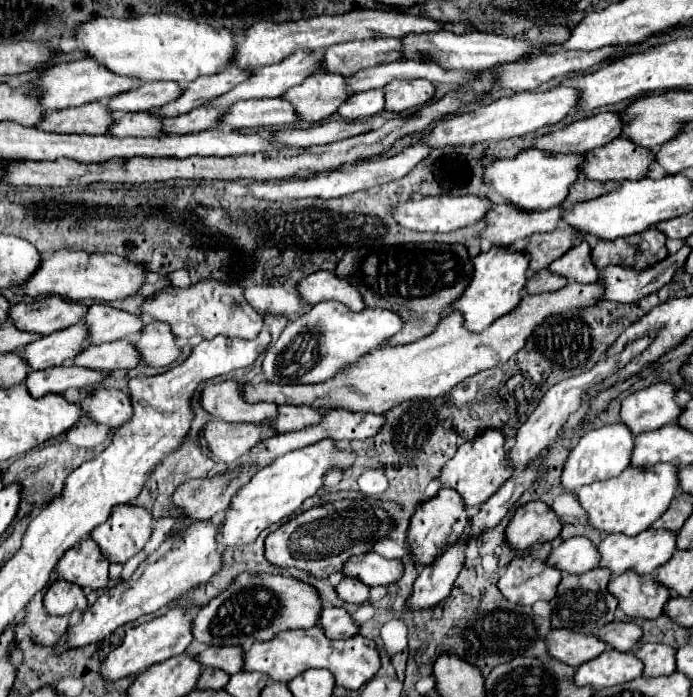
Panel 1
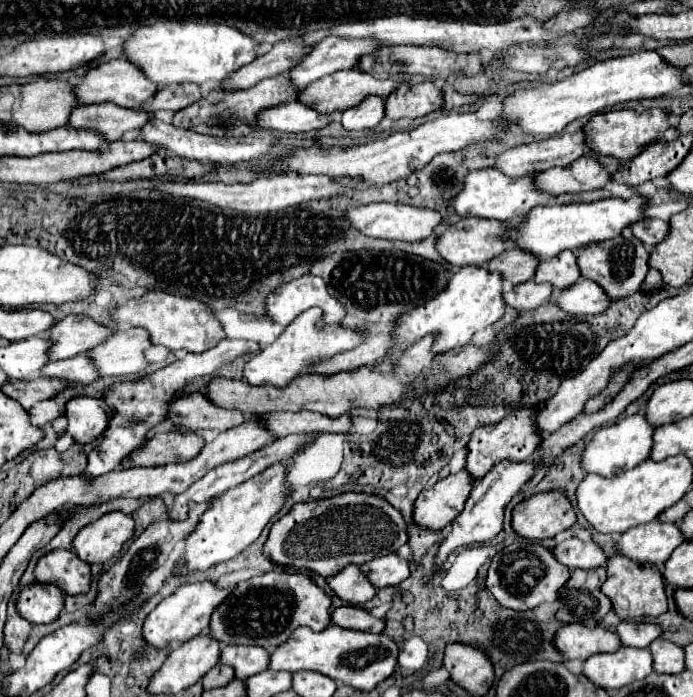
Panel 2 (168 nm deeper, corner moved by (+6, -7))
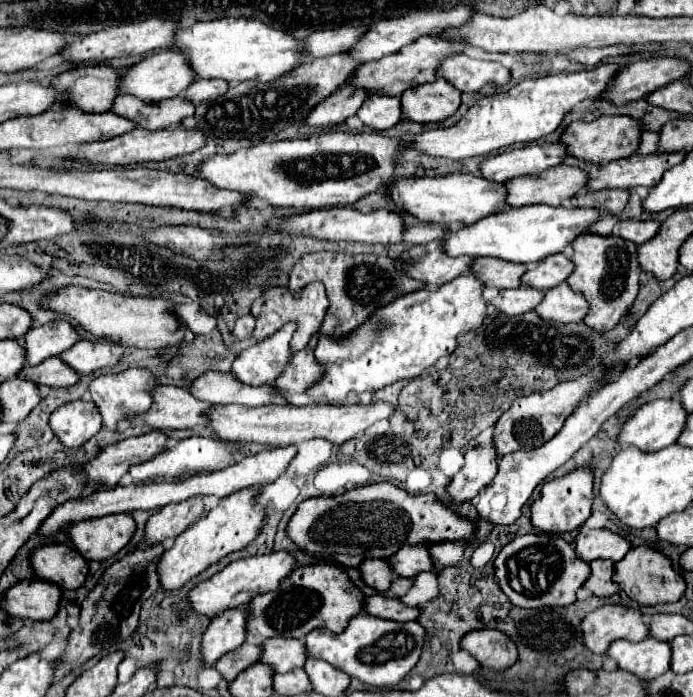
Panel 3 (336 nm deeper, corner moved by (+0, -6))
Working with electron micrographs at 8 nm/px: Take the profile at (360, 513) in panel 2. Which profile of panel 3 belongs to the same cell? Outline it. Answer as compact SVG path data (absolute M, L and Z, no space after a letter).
M392 482L366 484L338 496L316 496L304 500L288 524L288 536L294 544L342 566L360 566L366 558L390 558L406 544L416 542L454 542L454 540L416 540L416 538L460 538L470 542L478 522L458 514L434 494L408 494Z

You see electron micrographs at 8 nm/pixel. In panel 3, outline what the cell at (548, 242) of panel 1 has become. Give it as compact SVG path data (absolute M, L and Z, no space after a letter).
M476 258L470 272L486 288L518 288L520 276L526 272L526 266L508 266L508 262L496 262L496 258Z

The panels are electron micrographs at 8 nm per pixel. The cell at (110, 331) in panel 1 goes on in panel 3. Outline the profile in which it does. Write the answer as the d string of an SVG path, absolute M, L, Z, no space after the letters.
M66 320L48 322L44 326L32 326L24 334L24 350L26 360L30 366L40 364L44 358L58 356L60 352L68 350L74 342L78 342L76 330Z

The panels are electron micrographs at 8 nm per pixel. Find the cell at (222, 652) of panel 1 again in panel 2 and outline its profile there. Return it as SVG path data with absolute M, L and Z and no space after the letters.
M226 645L220 653L220 665L228 665L234 669L234 679L246 679L266 669L268 651L262 647L234 647Z

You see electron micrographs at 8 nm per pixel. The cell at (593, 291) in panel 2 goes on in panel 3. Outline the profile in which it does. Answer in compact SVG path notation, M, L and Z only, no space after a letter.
M562 282L556 288L546 290L542 302L534 308L534 312L544 320L570 324L584 318L588 304L584 298L580 298L580 294L572 294L572 288Z

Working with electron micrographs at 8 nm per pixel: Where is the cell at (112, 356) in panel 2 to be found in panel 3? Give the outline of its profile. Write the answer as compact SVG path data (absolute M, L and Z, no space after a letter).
M80 340L72 348L58 354L62 362L72 366L78 374L90 374L98 368L118 364L118 356L112 354L112 342L106 340Z

